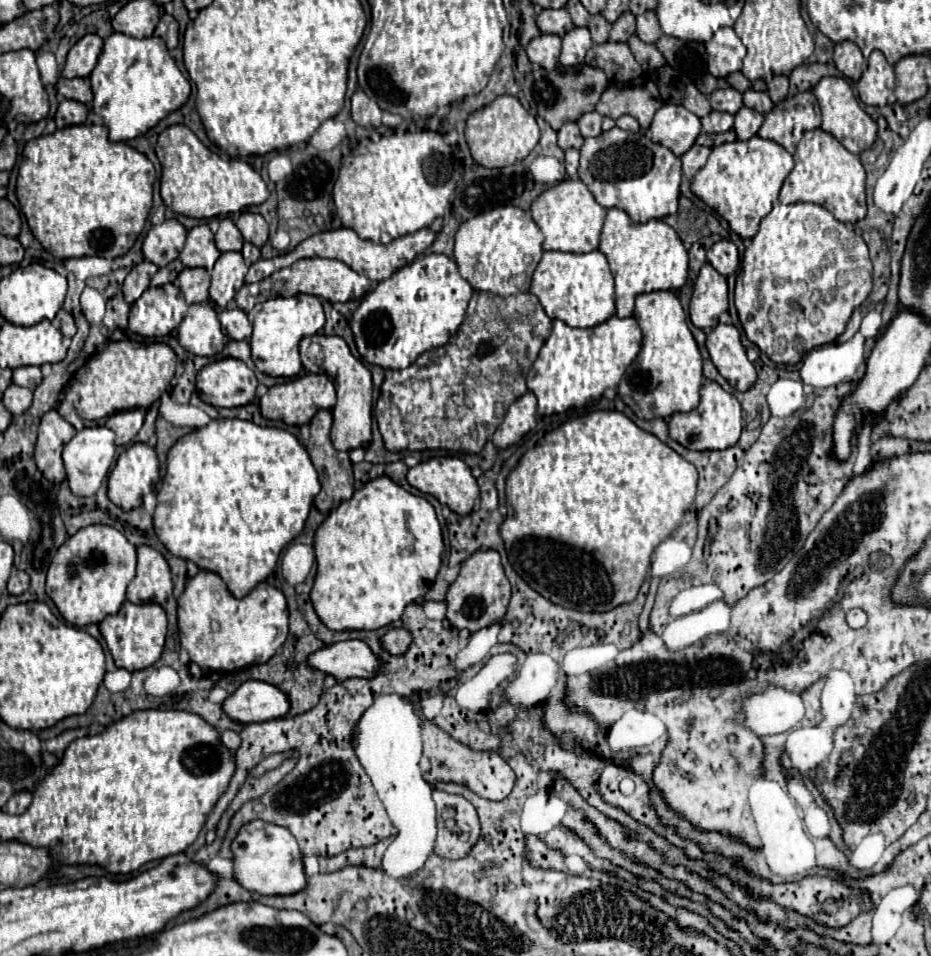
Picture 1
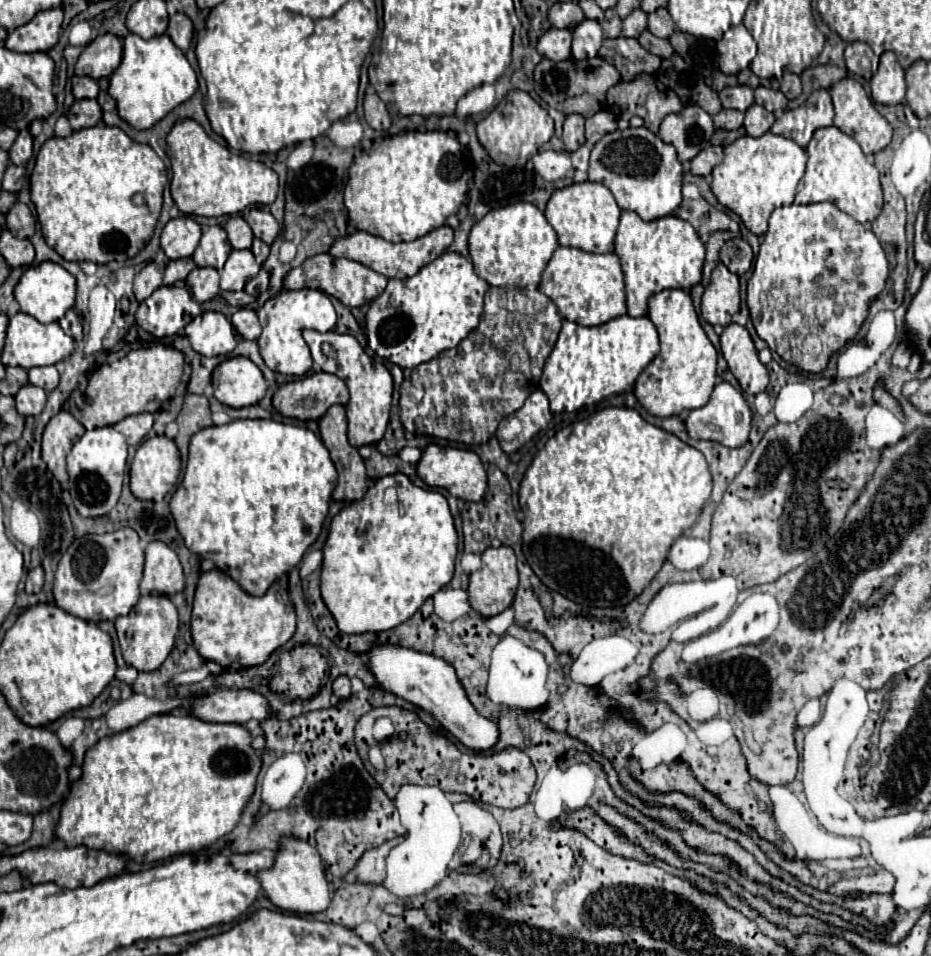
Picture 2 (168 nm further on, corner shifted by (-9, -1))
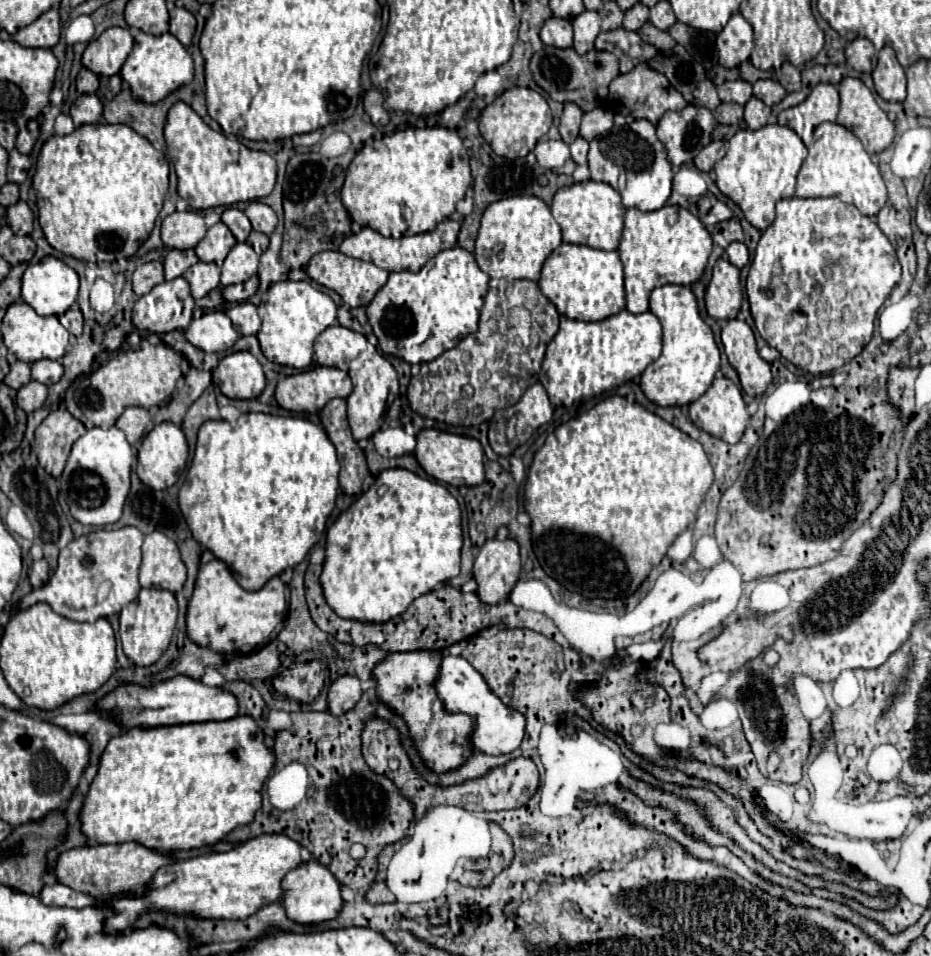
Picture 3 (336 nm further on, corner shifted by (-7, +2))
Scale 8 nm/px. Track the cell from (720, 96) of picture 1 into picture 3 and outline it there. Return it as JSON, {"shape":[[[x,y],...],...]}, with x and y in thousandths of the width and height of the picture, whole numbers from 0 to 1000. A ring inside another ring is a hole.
{"shape":[[[788,84],[788,86],[778,86],[771,90],[771,98],[776,107],[791,107],[791,109],[801,109],[808,103],[808,88],[801,84]]]}

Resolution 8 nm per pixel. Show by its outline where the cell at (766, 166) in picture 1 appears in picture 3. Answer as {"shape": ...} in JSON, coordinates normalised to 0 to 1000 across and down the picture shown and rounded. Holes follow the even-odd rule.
{"shape":[[[823,130],[816,136],[793,136],[782,146],[780,163],[767,174],[769,192],[778,205],[795,215],[810,238],[823,241],[831,230],[834,211],[853,205],[855,182],[866,161],[864,149],[846,132]]]}

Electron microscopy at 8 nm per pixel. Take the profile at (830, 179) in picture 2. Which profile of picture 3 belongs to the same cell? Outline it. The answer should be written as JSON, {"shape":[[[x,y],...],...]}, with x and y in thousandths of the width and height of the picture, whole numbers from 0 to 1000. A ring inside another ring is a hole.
{"shape":[[[885,128],[874,136],[874,149],[868,155],[868,165],[857,180],[855,205],[900,205],[904,211],[917,213],[926,224],[941,226],[952,213],[952,195],[943,174],[937,169],[926,149],[907,132],[898,128]]]}

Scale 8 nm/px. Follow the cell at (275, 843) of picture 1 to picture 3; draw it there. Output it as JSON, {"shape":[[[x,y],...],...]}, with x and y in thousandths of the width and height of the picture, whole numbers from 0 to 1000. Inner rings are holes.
{"shape":[[[329,902],[322,904],[320,908],[311,910],[307,914],[307,918],[303,921],[303,929],[305,929],[305,950],[311,962],[320,964],[320,967],[331,967],[331,969],[339,969],[344,964],[350,962],[359,962],[365,952],[367,952],[367,935],[365,935],[365,923],[361,923],[359,914],[342,904],[342,902]]]}

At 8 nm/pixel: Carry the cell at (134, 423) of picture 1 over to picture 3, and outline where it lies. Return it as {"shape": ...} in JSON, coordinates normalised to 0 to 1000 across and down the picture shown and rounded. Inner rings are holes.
{"shape":[[[135,427],[125,441],[125,446],[135,454],[140,464],[146,464],[155,456],[159,444],[161,444],[161,433],[155,427]]]}

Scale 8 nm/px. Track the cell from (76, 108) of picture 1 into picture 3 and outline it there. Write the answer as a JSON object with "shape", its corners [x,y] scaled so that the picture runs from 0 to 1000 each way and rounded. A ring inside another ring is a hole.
{"shape":[[[88,98],[79,105],[75,121],[79,126],[79,132],[105,130],[110,126],[110,107],[105,105],[103,98]]]}

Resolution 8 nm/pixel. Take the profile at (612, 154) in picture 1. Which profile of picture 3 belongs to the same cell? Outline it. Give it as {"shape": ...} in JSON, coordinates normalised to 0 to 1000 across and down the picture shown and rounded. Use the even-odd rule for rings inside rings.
{"shape":[[[681,126],[668,134],[657,134],[644,144],[634,149],[632,176],[636,188],[655,192],[668,205],[672,218],[685,218],[692,222],[707,220],[715,213],[722,201],[722,172],[718,169],[713,151],[705,142],[705,134],[698,128]]]}

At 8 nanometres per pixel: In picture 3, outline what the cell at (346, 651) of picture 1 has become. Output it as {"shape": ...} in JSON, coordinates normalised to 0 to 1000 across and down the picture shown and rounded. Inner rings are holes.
{"shape":[[[479,684],[473,699],[473,709],[468,713],[470,728],[479,734],[481,745],[498,745],[507,747],[513,753],[513,759],[507,768],[507,780],[520,789],[548,789],[552,787],[563,772],[565,751],[561,745],[544,738],[528,722],[524,722],[522,709],[496,686]]]}

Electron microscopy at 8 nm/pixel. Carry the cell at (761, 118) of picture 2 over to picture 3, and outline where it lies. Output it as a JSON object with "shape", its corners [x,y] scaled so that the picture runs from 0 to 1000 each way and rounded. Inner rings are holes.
{"shape":[[[806,103],[799,111],[799,126],[803,130],[803,134],[814,136],[825,128],[827,121],[827,113],[821,111],[821,107],[816,107],[814,103]]]}

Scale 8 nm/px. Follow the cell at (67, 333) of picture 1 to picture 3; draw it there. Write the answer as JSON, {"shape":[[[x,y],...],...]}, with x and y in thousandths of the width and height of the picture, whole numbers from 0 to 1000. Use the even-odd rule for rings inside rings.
{"shape":[[[79,318],[71,328],[67,328],[67,331],[63,332],[63,336],[67,337],[67,341],[69,341],[75,349],[79,349],[79,351],[86,351],[86,349],[88,349],[90,332],[82,318]]]}

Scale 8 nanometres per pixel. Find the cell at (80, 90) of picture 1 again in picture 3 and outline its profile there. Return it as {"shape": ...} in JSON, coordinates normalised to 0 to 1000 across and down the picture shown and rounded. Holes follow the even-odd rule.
{"shape":[[[88,71],[84,82],[82,82],[82,90],[86,98],[99,98],[105,94],[105,77],[101,77],[95,71]]]}

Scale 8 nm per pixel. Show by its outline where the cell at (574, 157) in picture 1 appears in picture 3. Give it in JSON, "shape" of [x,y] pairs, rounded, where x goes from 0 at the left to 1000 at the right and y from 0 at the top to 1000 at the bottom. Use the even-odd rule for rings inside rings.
{"shape":[[[621,142],[614,151],[612,151],[612,159],[614,159],[614,167],[619,172],[629,172],[629,161],[632,161],[632,149]]]}

